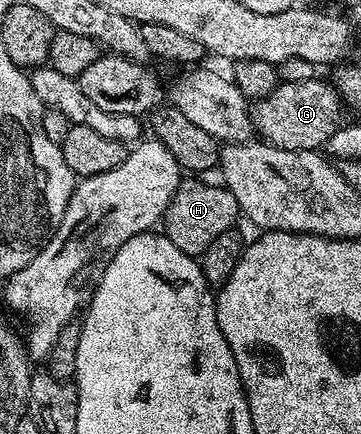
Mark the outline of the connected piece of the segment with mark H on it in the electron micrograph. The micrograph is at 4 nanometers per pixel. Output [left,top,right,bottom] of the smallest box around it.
[161,180,240,258]

